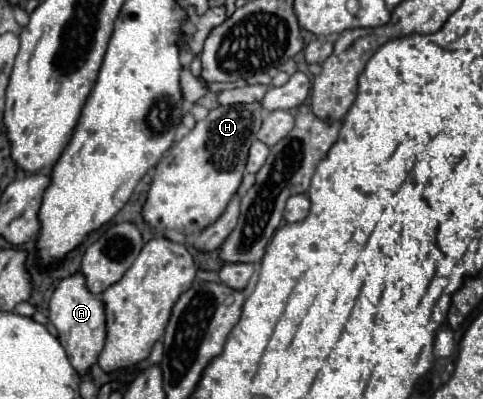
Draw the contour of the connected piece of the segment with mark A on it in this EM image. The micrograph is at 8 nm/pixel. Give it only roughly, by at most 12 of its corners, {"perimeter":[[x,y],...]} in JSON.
{"perimeter":[[84,273],[62,279],[48,315],[84,375],[106,339],[104,303]]}

